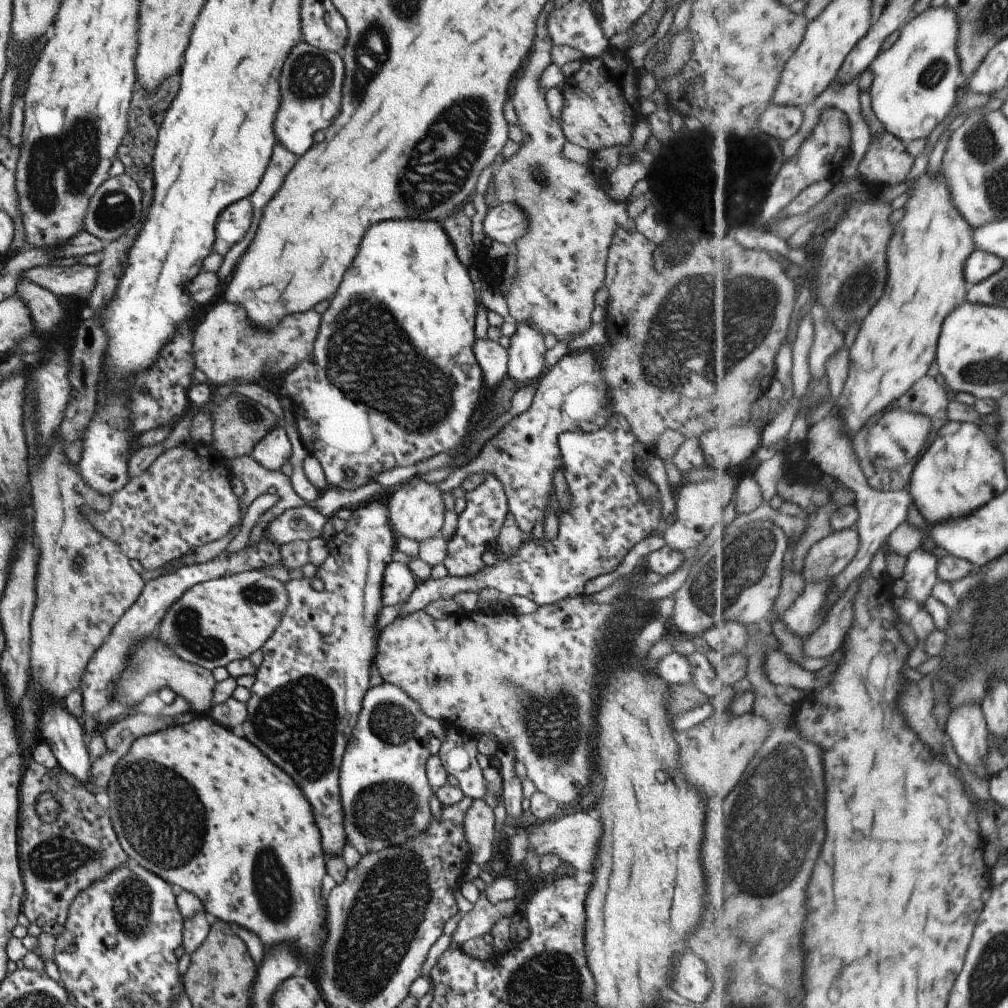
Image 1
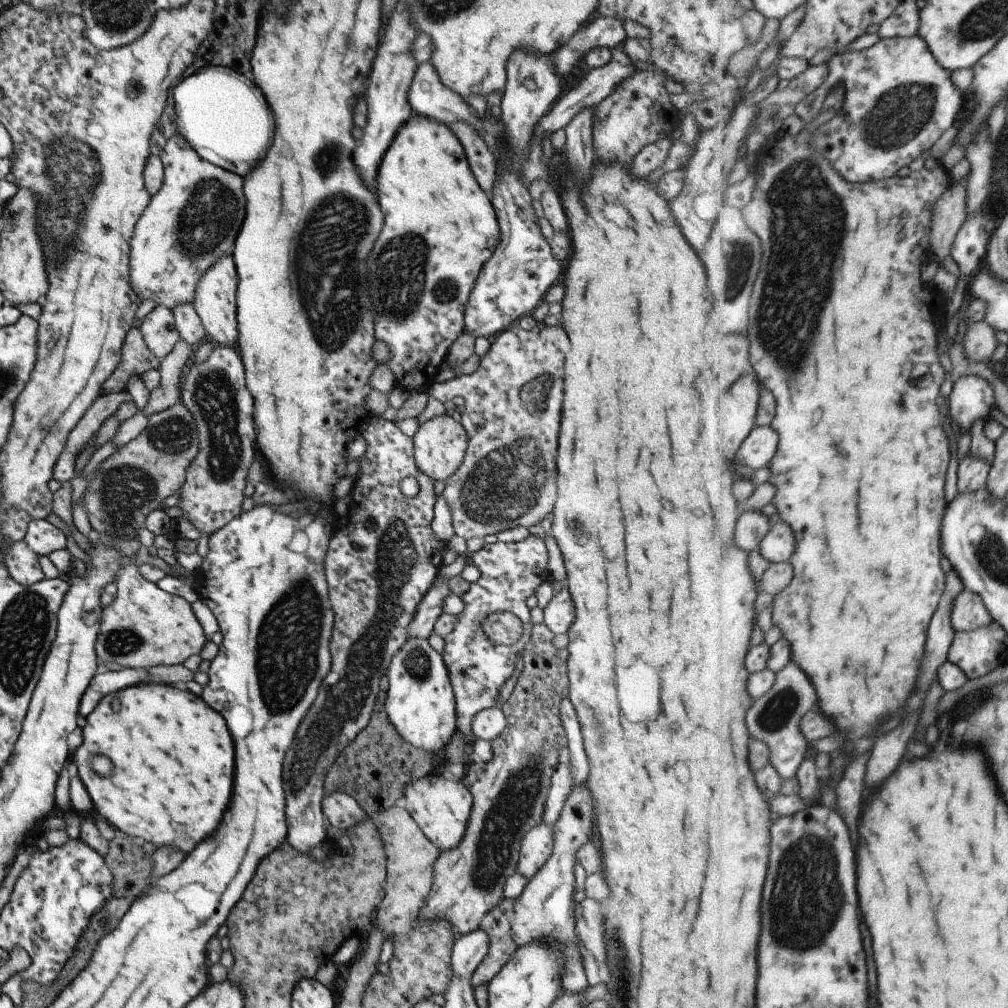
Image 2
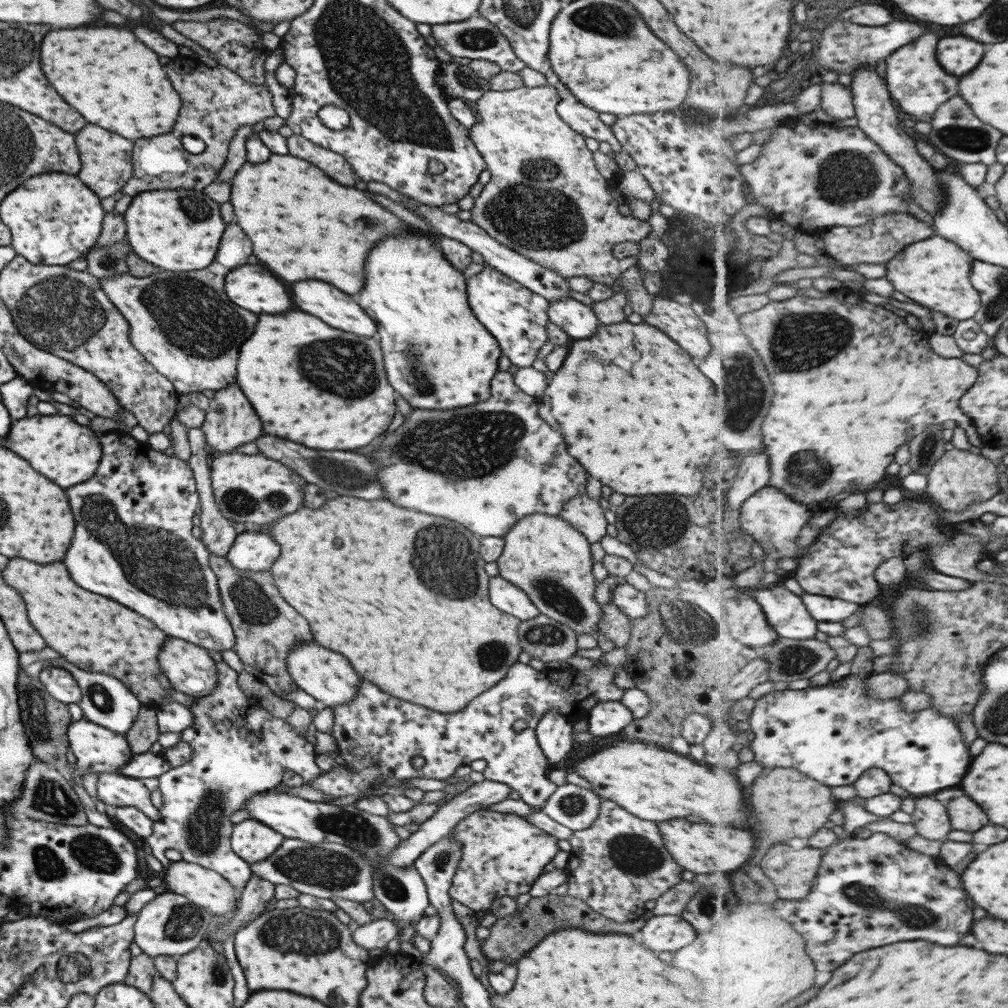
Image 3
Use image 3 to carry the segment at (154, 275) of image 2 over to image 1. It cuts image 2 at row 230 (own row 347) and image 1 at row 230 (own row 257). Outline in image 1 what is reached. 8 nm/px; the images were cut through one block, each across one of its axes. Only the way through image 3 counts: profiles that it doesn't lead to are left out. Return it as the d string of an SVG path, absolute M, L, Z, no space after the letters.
M247 198L227 206L217 216L217 222L215 222L213 252L223 256L235 242L239 242L245 236L245 232L249 230L251 216L253 216L253 208Z

